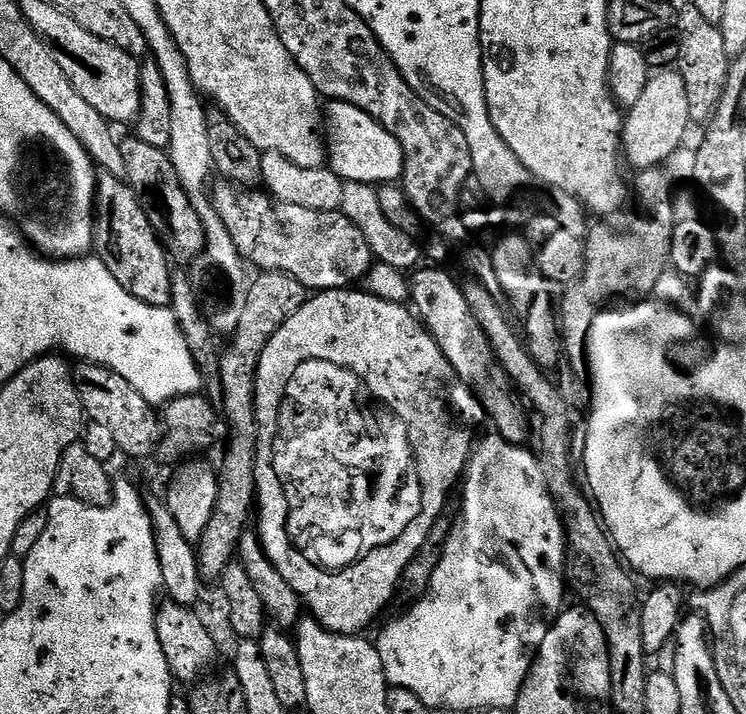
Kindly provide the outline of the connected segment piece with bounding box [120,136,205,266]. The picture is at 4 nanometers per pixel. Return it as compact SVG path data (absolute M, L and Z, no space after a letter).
M135 136L123 137L120 140L120 149L126 164L126 182L140 198L140 204L146 210L155 232L159 234L169 259L179 266L194 261L199 255L201 257L205 244L205 228L202 226L201 216L194 210L193 203L178 178L177 171L174 170L167 151L147 146Z

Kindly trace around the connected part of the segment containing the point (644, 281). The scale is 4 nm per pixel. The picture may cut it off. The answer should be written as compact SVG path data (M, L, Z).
M663 167L658 168L645 168L643 170L637 171L635 173L636 176L636 188L634 184L634 192L640 195L640 200L644 203L644 221L640 224L640 229L637 232L632 232L629 236L623 236L620 232L615 232L612 228L607 228L607 223L604 222L596 222L596 225L589 227L586 232L586 239L584 240L584 273L580 276L580 279L576 281L575 284L571 285L567 289L568 292L565 294L564 297L559 297L558 300L558 311L560 313L560 333L562 334L562 346L564 347L564 358L562 361L563 364L563 372L565 371L568 374L572 374L572 384L575 390L580 393L584 394L584 396L591 395L592 392L592 385L590 383L590 377L588 375L588 335L590 334L590 326L594 322L594 318L596 317L599 312L605 311L613 302L619 301L616 300L619 296L628 296L624 298L648 298L653 295L655 290L655 286L657 285L658 278L660 278L664 271L670 268L670 238L674 234L674 230L677 226L677 221L675 218L675 210L673 208L673 201L671 199L664 200L664 196L671 197L673 195L672 186L674 186L674 180L672 176L668 174L667 171Z

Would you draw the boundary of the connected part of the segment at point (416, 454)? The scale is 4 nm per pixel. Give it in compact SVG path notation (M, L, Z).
M334 288L334 289L331 289L331 290L320 290L320 291L317 291L317 292L316 292L316 293L315 293L315 294L312 294L312 295L309 295L309 296L308 296L308 297L307 297L307 299L305 299L305 301L304 301L304 305L303 305L303 306L302 306L302 307L300 307L300 309L298 309L298 311L296 311L296 312L295 312L295 314L293 314L293 315L292 315L292 317L291 317L291 318L290 318L290 319L288 319L288 320L287 320L287 322L285 322L285 323L284 323L284 325L282 325L282 326L281 326L281 328L280 328L280 329L279 329L279 330L278 330L278 331L276 331L276 333L275 333L275 334L274 334L274 338L270 338L270 342L269 342L269 343L268 343L268 345L267 345L267 346L266 346L266 350L262 350L262 358L261 358L261 359L260 359L260 361L259 361L259 362L258 362L258 374L257 374L257 375L256 375L256 413L257 413L257 414L258 414L258 422L259 422L259 423L260 423L260 425L261 425L261 426L263 426L263 427L264 427L264 428L265 428L265 429L268 429L268 428L272 428L272 427L274 427L274 426L275 426L275 424L276 424L276 423L278 423L278 422L279 422L279 420L280 420L280 412L282 412L282 406L281 406L281 405L280 405L280 384L284 384L284 376L288 376L288 372L292 372L292 364L296 364L296 360L301 360L301 361L302 361L302 362L303 362L303 363L304 363L304 362L306 362L306 361L307 361L307 360L312 360L312 359L320 359L320 360L328 360L328 361L330 361L330 362L331 362L331 363L334 363L334 364L336 364L336 365L338 365L338 366L339 366L339 368L340 368L340 369L344 369L344 370L346 370L346 371L348 371L348 372L350 372L350 373L352 373L352 375L353 375L353 377L355 377L355 379L356 379L356 380L357 380L357 381L359 381L359 383L360 383L360 380L361 380L361 382L362 382L362 383L364 383L364 384L365 384L365 386L366 386L366 387L368 387L368 388L369 388L369 390L370 390L370 391L372 391L372 392L376 392L376 391L380 391L380 396L381 396L381 398L382 398L382 399L384 399L384 400L388 400L388 404L389 404L389 406L390 406L390 407L392 407L392 408L396 408L396 416L397 416L397 418L398 418L398 419L400 419L400 420L401 420L401 422L402 422L402 423L404 423L404 428L405 428L405 430L406 430L406 431L408 431L408 439L406 439L406 440L407 440L407 443L408 443L408 444L409 444L409 445L410 445L410 447L411 447L411 449L412 449L412 454L413 454L413 457L414 457L414 468L415 468L415 471L416 471L416 472L417 472L417 473L418 473L418 475L419 475L419 478L420 478L420 480L421 480L421 482L422 482L422 488L423 488L423 490L426 490L426 500L414 500L414 502L410 502L410 500L394 500L394 502L400 502L400 504L394 504L394 506L400 506L400 508L402 508L402 510L398 510L398 512L400 512L400 514L406 514L406 538L400 538L400 541L401 541L401 542L402 542L402 544L398 544L398 546L390 546L390 548L385 548L385 550L384 550L384 552L376 552L376 556L371 556L371 558L369 558L369 560L368 560L368 561L367 561L367 563L365 563L365 564L360 564L360 567L359 567L359 568L352 568L352 570L348 570L348 572L346 572L346 570L342 570L342 568L340 568L340 572L342 572L342 574L340 574L340 576L337 576L337 575L336 575L336 576L332 576L332 574L330 574L330 576L324 576L324 572L316 572L316 568L312 568L312 564L304 564L304 559L303 559L303 558L301 558L301 556L298 556L298 555L297 555L297 554L296 554L296 552L287 552L287 551L286 551L286 542L284 542L284 541L283 541L283 540L280 540L280 539L279 539L279 538L278 538L278 533L277 533L277 525L278 525L278 524L279 524L279 523L280 523L280 521L281 521L281 514L279 514L279 513L278 513L278 512L276 512L276 511L275 511L275 510L273 510L273 508L272 508L272 503L273 503L273 502L274 502L274 498L282 498L282 497L283 497L283 496L284 496L284 494L283 494L283 490L282 490L282 489L281 489L281 488L280 488L280 485L279 485L279 484L277 484L277 482L276 482L276 480L275 480L275 479L272 479L272 478L268 478L268 480L264 480L264 478L260 478L260 479L257 479L257 481L256 481L256 495L257 495L257 497L258 497L258 516L259 516L259 512L260 512L260 525L259 525L259 526L258 526L258 533L259 533L259 538L266 538L266 534L270 534L270 536L274 536L274 540L279 540L279 542L278 542L278 546L280 546L280 552L282 552L282 562L284 562L284 564L286 564L286 566L288 566L288 568L284 568L284 570L282 570L282 576L283 576L283 577L284 577L284 579L285 579L285 580L286 580L286 582L288 582L288 583L289 583L289 584L290 584L290 587L291 587L291 589L292 589L292 590L294 590L294 591L296 591L296 592L297 592L297 594L298 594L298 595L299 595L299 596L300 596L300 598L301 598L301 601L302 601L302 604L303 604L303 607L304 607L304 608L305 608L305 609L307 609L307 611L308 611L308 608L309 608L309 610L310 610L310 611L312 611L312 612L309 612L309 613L310 613L310 616L311 616L311 619L313 619L313 620L316 620L316 621L318 621L318 622L319 622L319 623L320 623L320 624L321 624L321 625L322 625L322 627L323 627L323 628L324 628L324 629L325 629L325 630L326 630L326 631L328 631L328 632L337 632L337 634L339 634L339 636L347 636L347 637L349 637L349 638L356 638L356 637L359 637L359 636L360 636L360 635L361 635L361 634L364 634L364 633L367 633L367 632L364 632L364 631L366 631L366 630L367 630L367 628L368 628L368 627L370 627L370 626L371 626L371 624L372 624L372 623L374 623L374 622L375 622L375 620L376 620L376 619L378 619L378 618L379 618L379 616L380 616L380 611L382 611L382 610L383 610L383 608L384 608L384 607L386 607L386 606L387 606L387 604L388 604L388 603L390 603L390 602L391 602L391 600L392 600L392 596L396 596L396 595L397 595L397 592L398 592L398 589L397 589L397 588L396 588L396 587L395 587L395 586L394 586L394 585L392 585L392 580L401 580L401 579L402 579L402 577L403 577L403 574L404 574L404 571L405 571L405 570L406 570L406 569L408 569L408 566L409 566L409 564L411 564L411 563L412 563L412 561L413 561L413 560L415 560L415 558L416 558L416 555L417 555L417 554L418 554L418 549L417 549L417 545L422 545L422 544L423 544L423 542L424 542L424 540L425 540L425 539L426 539L426 538L428 538L428 537L429 537L429 534L430 534L430 530L432 530L432 529L433 529L433 526L434 526L434 522L436 522L436 521L437 521L437 518L438 518L438 516L439 516L439 515L440 515L440 512L441 512L441 510L443 510L443 509L444 509L444 506L445 506L445 504L447 504L447 503L448 503L448 501L449 501L449 499L450 499L450 497L451 497L451 496L452 496L452 495L453 495L453 492L452 492L452 487L454 487L454 486L455 486L455 484L456 484L456 483L457 483L457 484L456 484L456 487L457 487L457 485L459 485L459 484L460 484L460 483L461 483L461 480L462 480L462 477L463 477L463 476L464 476L464 475L465 475L465 472L466 472L466 469L467 469L467 467L468 467L468 465L469 465L469 463L470 463L470 461L471 461L471 458L472 458L472 454L473 454L473 451L474 451L474 439L473 439L473 440L472 440L472 436L471 436L471 434L470 434L470 433L468 433L468 428L467 428L467 426L466 426L466 425L464 425L464 420L465 420L465 422L466 422L466 423L468 423L468 424L476 424L476 423L478 423L478 422L479 422L479 420L481 420L481 421L483 421L483 420L484 420L484 419L485 419L485 415L484 415L484 407L482 407L482 406L481 406L481 405L480 405L480 403L478 403L478 401L477 401L477 400L476 400L476 395L475 395L475 393L473 393L473 392L472 392L472 391L471 391L471 389L469 389L469 388L468 388L468 387L467 387L467 385L465 385L465 384L464 384L464 382L463 382L463 380L462 380L462 378L460 378L460 377L459 377L459 374L457 374L457 373L456 373L456 372L455 372L455 370L454 370L454 366L452 366L452 365L451 365L451 364L450 364L450 362L448 362L448 361L447 361L447 358L446 358L446 355L445 355L445 354L444 354L444 353L443 353L443 352L442 352L442 350L441 350L441 349L440 349L440 348L439 348L439 346L438 346L438 342L436 342L436 341L435 341L435 339L434 339L434 337L433 337L433 336L432 336L432 335L431 335L431 333L430 333L430 332L429 332L429 331L428 331L428 329L426 329L426 327L425 327L425 326L424 326L424 324L423 324L423 323L421 323L421 321L420 321L420 320L419 320L419 319L417 319L417 317L416 317L416 316L415 316L415 315L413 315L413 313L412 313L412 312L411 312L411 311L409 311L409 312L410 312L410 313L408 313L408 312L407 312L407 310L406 310L406 309L407 309L407 307L405 307L405 305L404 305L404 304L395 304L395 303L394 303L394 302L386 302L386 301L385 301L385 300L383 300L383 299L382 299L382 298L378 298L378 297L377 297L377 296L371 296L371 294L369 294L369 293L368 293L368 292L367 292L367 290L360 290L360 292L352 292L352 291L356 291L356 290L349 290L349 289L348 289L348 288Z

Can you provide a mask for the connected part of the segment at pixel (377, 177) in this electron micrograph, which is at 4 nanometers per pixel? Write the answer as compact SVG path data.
M331 101L323 109L322 127L326 133L326 164L339 180L388 186L403 177L404 147L366 110L350 102Z

